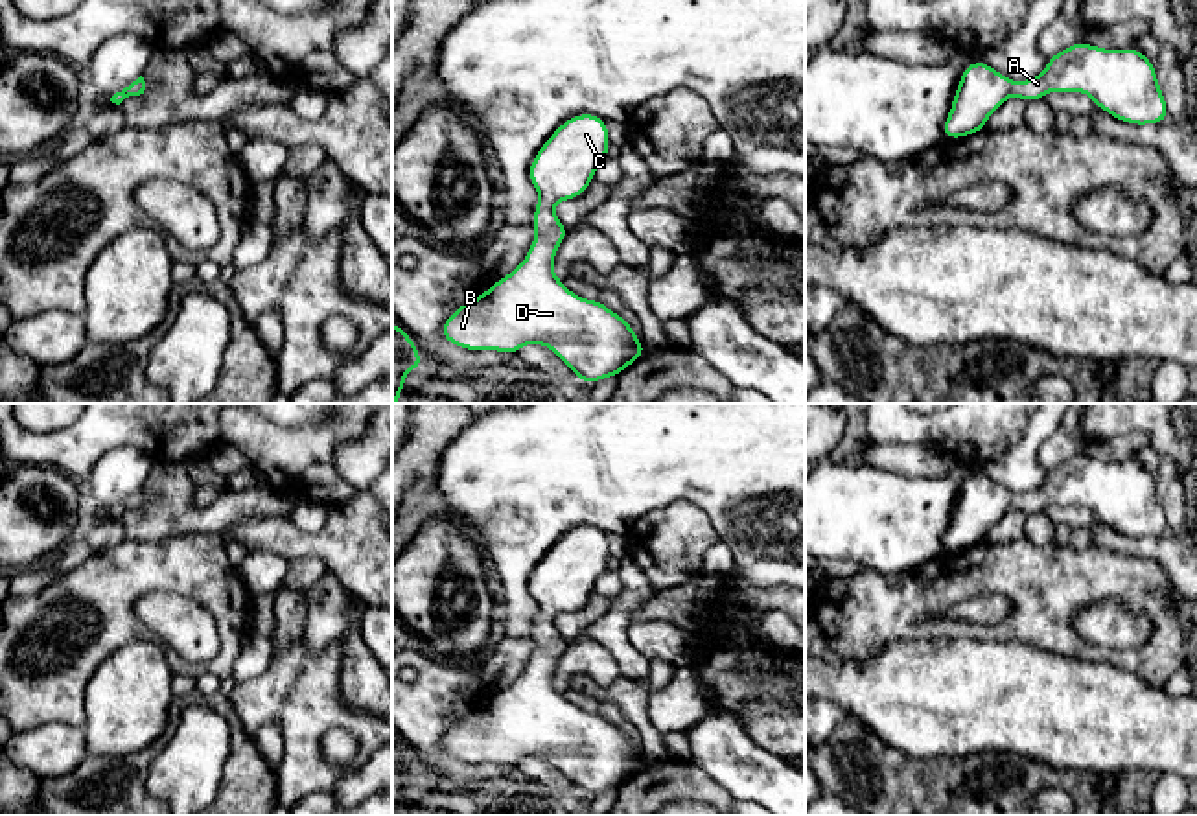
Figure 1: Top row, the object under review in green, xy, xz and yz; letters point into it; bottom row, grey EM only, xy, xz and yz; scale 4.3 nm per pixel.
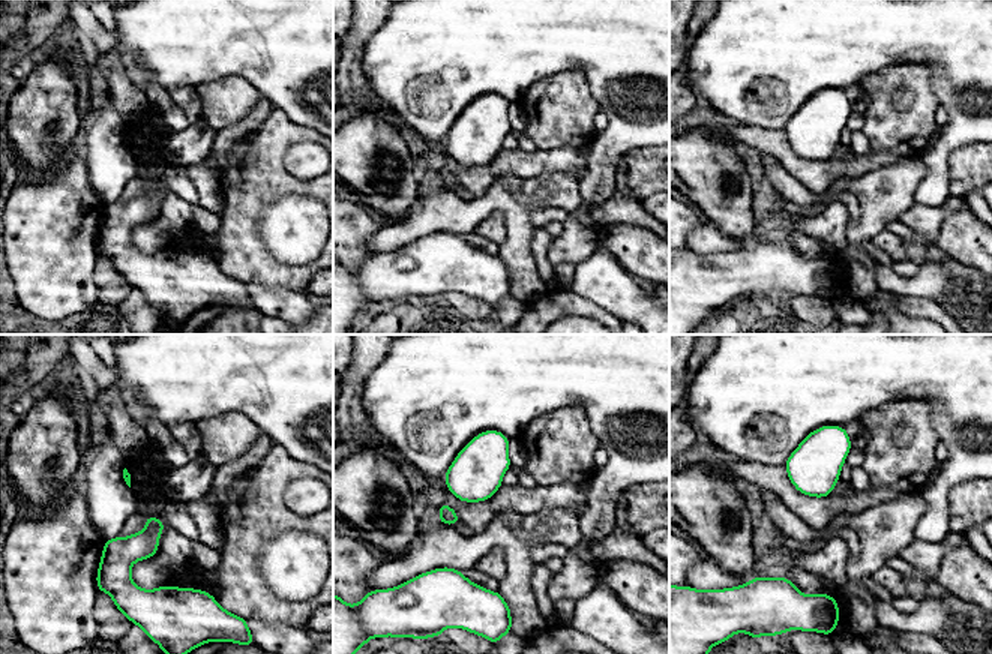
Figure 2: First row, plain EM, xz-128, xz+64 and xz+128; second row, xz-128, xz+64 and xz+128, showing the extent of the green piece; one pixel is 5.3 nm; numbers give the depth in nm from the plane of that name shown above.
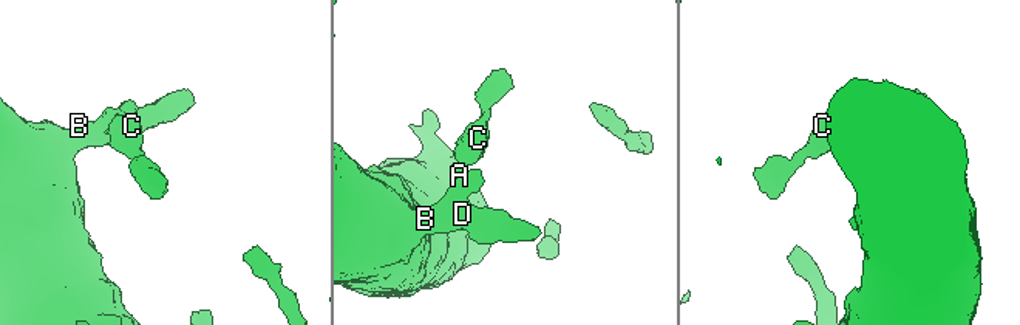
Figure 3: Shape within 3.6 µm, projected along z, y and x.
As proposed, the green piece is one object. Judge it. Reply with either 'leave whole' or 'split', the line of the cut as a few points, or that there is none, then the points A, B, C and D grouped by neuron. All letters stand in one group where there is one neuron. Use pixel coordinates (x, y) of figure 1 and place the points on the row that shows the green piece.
leave whole; no cut; A B C D

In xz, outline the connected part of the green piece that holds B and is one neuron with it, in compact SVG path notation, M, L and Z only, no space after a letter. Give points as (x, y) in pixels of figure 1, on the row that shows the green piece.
M578 114L564 122L536 153L529 177L540 193L534 206L536 239L527 258L505 278L494 282L477 298L464 302L442 324L442 337L464 350L495 350L516 354L525 344L536 343L552 350L587 385L610 376L619 376L646 350L628 321L608 309L598 298L586 300L569 291L554 276L554 256L567 236L567 228L554 214L558 201L580 197L600 162L608 157L610 136L606 120L597 114Z

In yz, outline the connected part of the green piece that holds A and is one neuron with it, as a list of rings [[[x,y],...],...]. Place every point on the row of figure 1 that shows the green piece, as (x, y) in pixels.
[[[1079,41],[1050,57],[1039,76],[1018,83],[987,63],[970,63],[961,74],[943,136],[974,134],[1007,98],[1029,103],[1050,90],[1088,94],[1096,107],[1125,123],[1156,125],[1168,118],[1155,64],[1140,50],[1105,50]]]

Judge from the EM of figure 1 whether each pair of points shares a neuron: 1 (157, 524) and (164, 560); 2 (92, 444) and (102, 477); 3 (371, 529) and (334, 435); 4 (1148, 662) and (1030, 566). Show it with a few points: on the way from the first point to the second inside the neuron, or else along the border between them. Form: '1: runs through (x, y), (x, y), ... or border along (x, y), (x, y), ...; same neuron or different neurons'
1: border along (203, 531), (170, 533), (157, 540), (126, 540); different neurons
2: border along (140, 450), (133, 446), (109, 450), (85, 479); different neurons
3: border along (358, 490), (347, 500), (330, 505); different neurons
4: runs through (1111, 656), (1080, 649), (1045, 614), (1045, 603); same neuron

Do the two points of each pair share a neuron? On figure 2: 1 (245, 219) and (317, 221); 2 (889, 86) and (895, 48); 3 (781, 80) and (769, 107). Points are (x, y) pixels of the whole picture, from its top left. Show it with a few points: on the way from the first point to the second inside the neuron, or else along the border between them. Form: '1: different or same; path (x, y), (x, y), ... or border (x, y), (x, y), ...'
1: different; border (284, 195), (258, 219), (258, 237), (272, 252)
2: different; border (928, 65), (890, 65), (869, 74), (862, 83)
3: same; path (775, 86), (769, 92), (769, 101)

